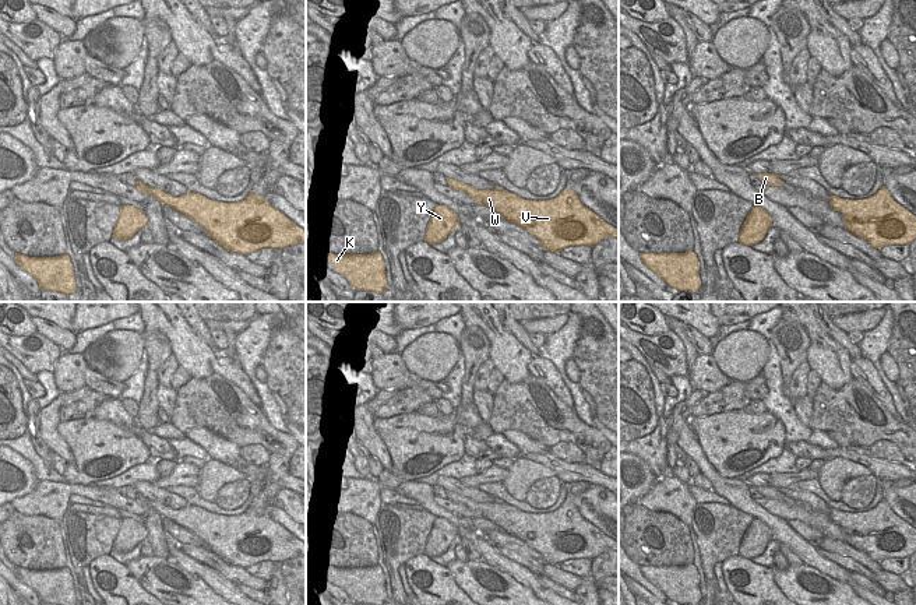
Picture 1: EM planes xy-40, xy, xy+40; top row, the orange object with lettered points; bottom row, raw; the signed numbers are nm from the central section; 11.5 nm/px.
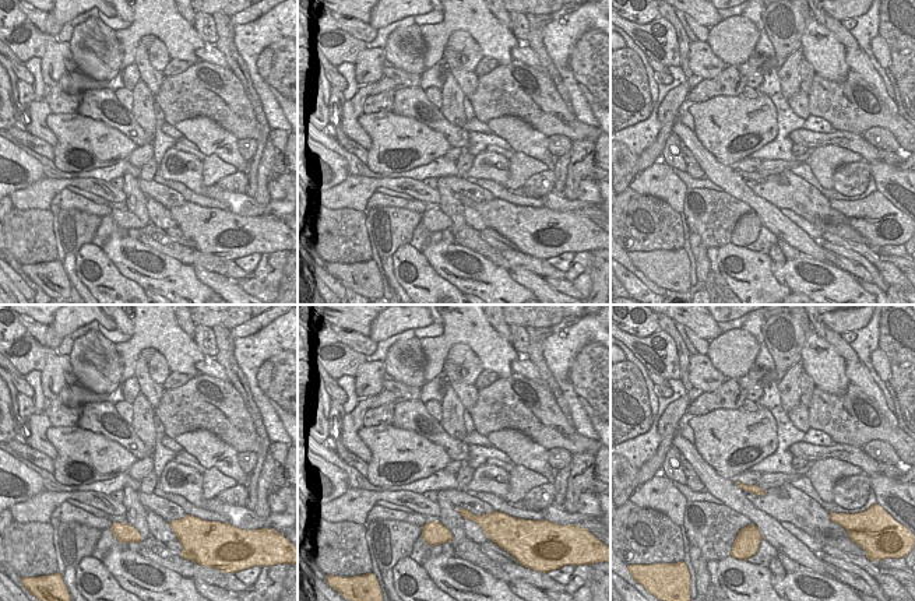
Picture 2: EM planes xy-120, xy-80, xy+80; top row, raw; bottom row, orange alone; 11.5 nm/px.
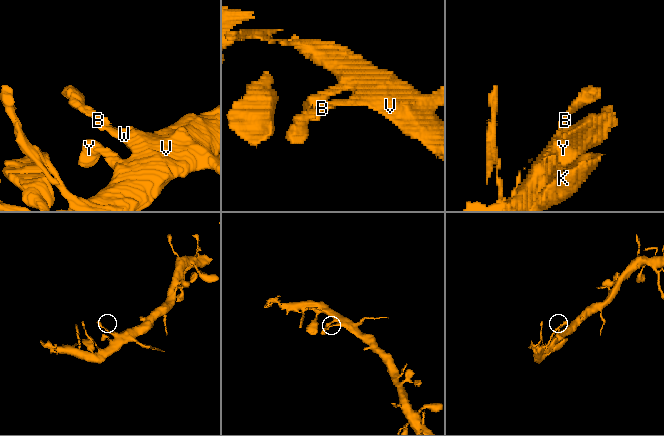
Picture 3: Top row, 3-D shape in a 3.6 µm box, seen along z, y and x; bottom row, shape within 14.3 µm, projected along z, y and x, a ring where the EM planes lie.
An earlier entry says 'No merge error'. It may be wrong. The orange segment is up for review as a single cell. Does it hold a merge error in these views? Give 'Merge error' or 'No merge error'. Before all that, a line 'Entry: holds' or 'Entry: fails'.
Entry: holds
No merge error.

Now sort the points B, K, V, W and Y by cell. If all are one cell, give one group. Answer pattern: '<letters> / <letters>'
B K V W Y

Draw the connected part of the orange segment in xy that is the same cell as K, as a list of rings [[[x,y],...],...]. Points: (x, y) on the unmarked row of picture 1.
[[[380,564],[371,567],[327,566],[327,571],[357,604],[384,605],[388,601],[385,576]]]

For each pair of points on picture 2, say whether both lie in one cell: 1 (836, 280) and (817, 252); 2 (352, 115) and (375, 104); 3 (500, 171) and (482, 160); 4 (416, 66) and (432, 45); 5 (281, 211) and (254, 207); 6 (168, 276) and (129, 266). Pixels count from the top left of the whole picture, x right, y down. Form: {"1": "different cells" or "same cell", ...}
{"1": "different cells", "2": "different cells", "3": "same cell", "4": "different cells", "5": "same cell", "6": "same cell"}

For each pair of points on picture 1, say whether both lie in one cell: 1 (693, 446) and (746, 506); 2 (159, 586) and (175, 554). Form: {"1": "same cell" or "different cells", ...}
{"1": "same cell", "2": "different cells"}

